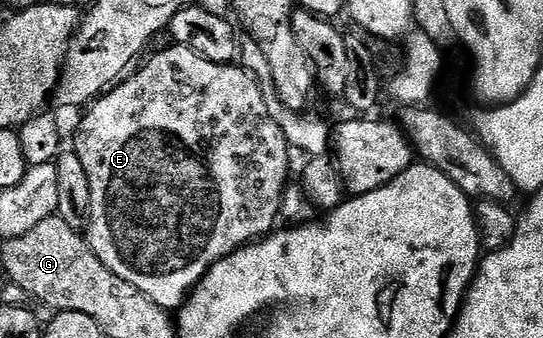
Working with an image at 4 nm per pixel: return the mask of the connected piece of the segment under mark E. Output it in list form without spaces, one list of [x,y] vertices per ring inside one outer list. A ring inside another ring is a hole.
[[[170,44],[167,50],[160,51],[147,66],[141,66],[139,65],[129,77],[119,81],[117,85],[101,95],[85,111],[87,114],[83,116],[82,123],[78,126],[76,152],[80,156],[80,164],[84,164],[84,172],[88,172],[88,184],[92,188],[88,241],[92,252],[96,252],[98,259],[109,270],[116,272],[120,280],[128,280],[128,284],[140,288],[144,296],[160,304],[167,312],[177,312],[186,305],[186,299],[190,297],[194,287],[221,258],[227,258],[229,254],[235,254],[243,246],[257,242],[259,238],[265,238],[279,225],[277,222],[280,222],[282,213],[282,198],[291,181],[292,149],[280,125],[276,124],[276,120],[268,112],[260,84],[254,75],[243,69],[241,65],[214,63],[202,54],[198,54],[190,46]]]

